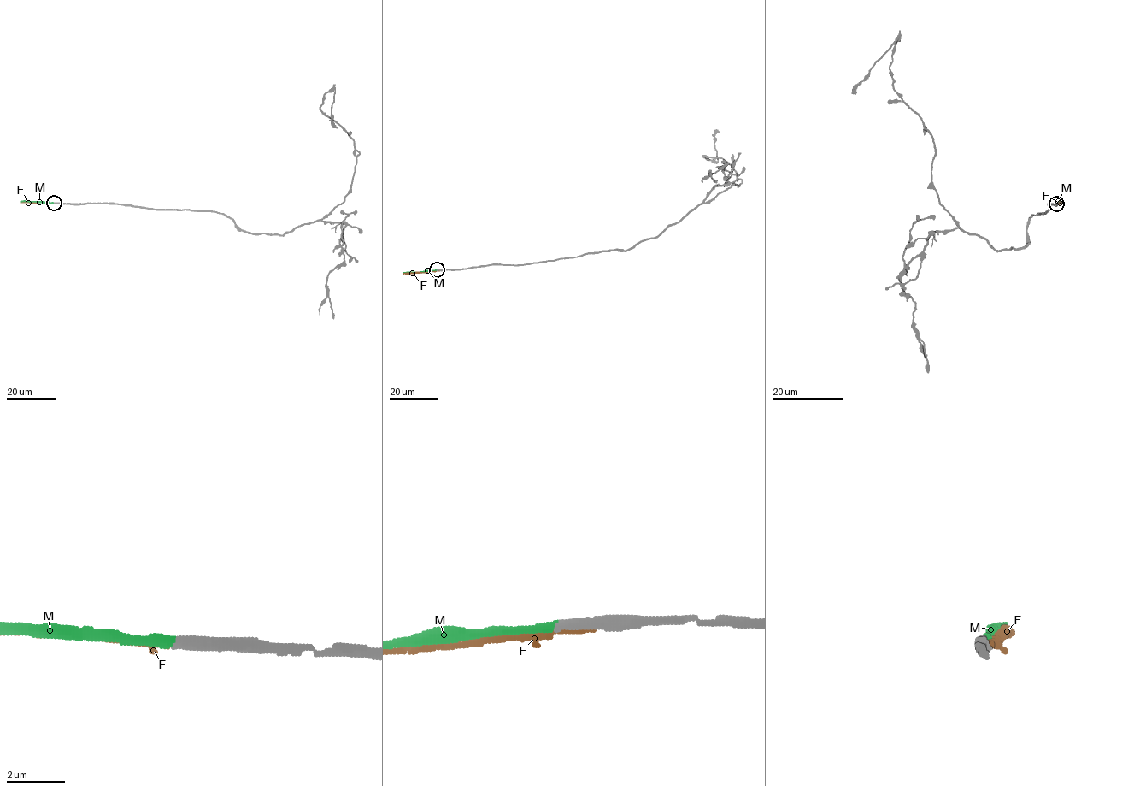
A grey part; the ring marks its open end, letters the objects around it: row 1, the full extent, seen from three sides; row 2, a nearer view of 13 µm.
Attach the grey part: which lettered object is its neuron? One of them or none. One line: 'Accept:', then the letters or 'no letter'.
Accept: M

